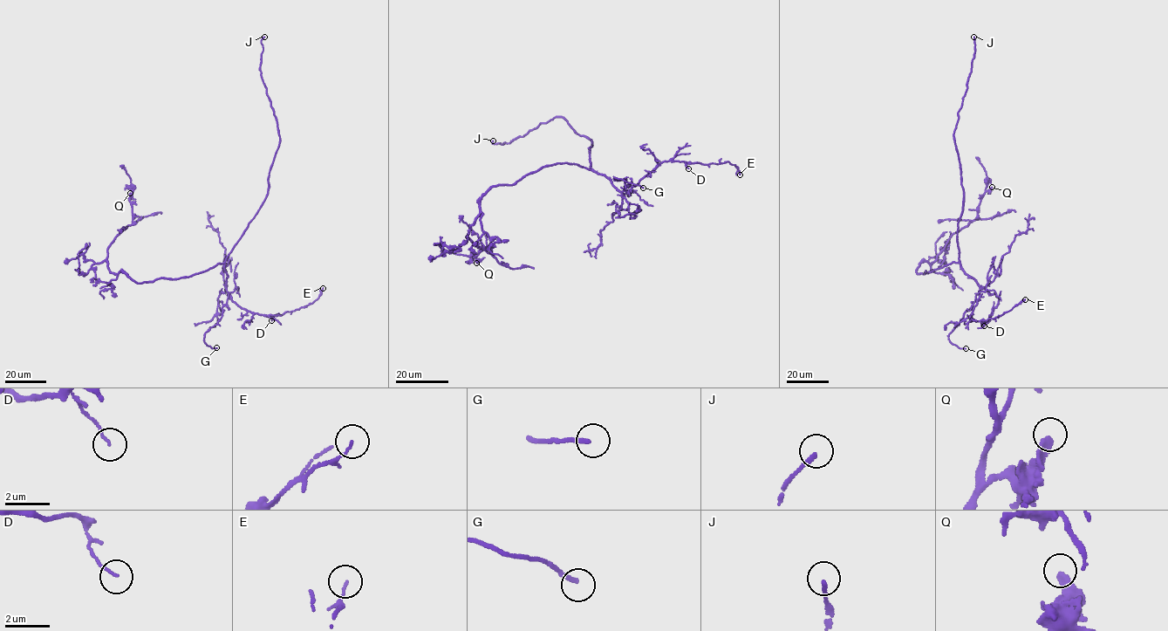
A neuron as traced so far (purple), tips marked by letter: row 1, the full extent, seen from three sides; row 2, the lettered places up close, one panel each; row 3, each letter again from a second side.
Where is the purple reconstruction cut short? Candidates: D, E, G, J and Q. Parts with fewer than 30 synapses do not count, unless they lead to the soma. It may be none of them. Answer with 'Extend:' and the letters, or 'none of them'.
Extend: J

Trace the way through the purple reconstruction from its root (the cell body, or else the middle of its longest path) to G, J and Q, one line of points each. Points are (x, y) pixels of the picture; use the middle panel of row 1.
G: (578, 164), (601, 174), (621, 192), (628, 187), (625, 186), (626, 180), (618, 181), (614, 177), (643, 188)
J: (578, 164), (590, 169), (591, 140), (574, 132), (563, 118), (540, 122), (508, 143), (493, 140)
Q: (578, 164), (545, 166), (513, 184), (488, 190), (466, 236), (475, 246), (490, 250), (480, 250), (476, 263)

